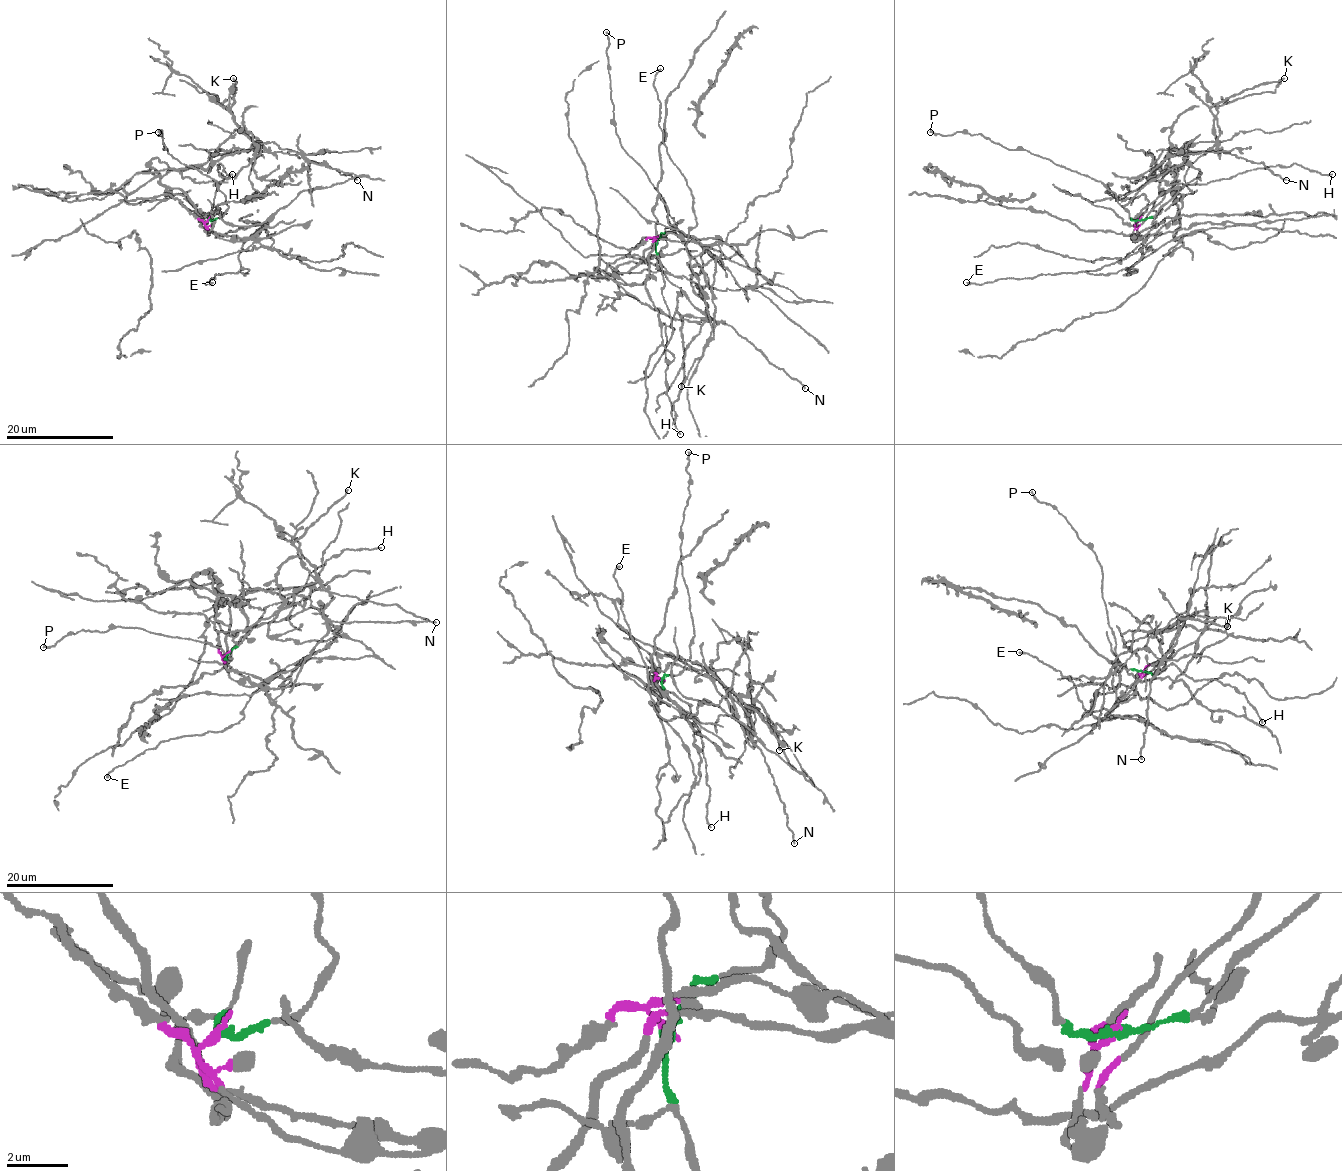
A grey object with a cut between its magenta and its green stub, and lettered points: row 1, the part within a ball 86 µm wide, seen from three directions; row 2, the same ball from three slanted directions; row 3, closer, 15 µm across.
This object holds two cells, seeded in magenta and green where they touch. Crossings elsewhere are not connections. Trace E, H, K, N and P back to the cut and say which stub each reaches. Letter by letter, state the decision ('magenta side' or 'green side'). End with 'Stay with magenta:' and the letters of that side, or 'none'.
E: magenta side
H: green side
K: magenta side
N: magenta side
P: green side
Stay with magenta: E, K, N

